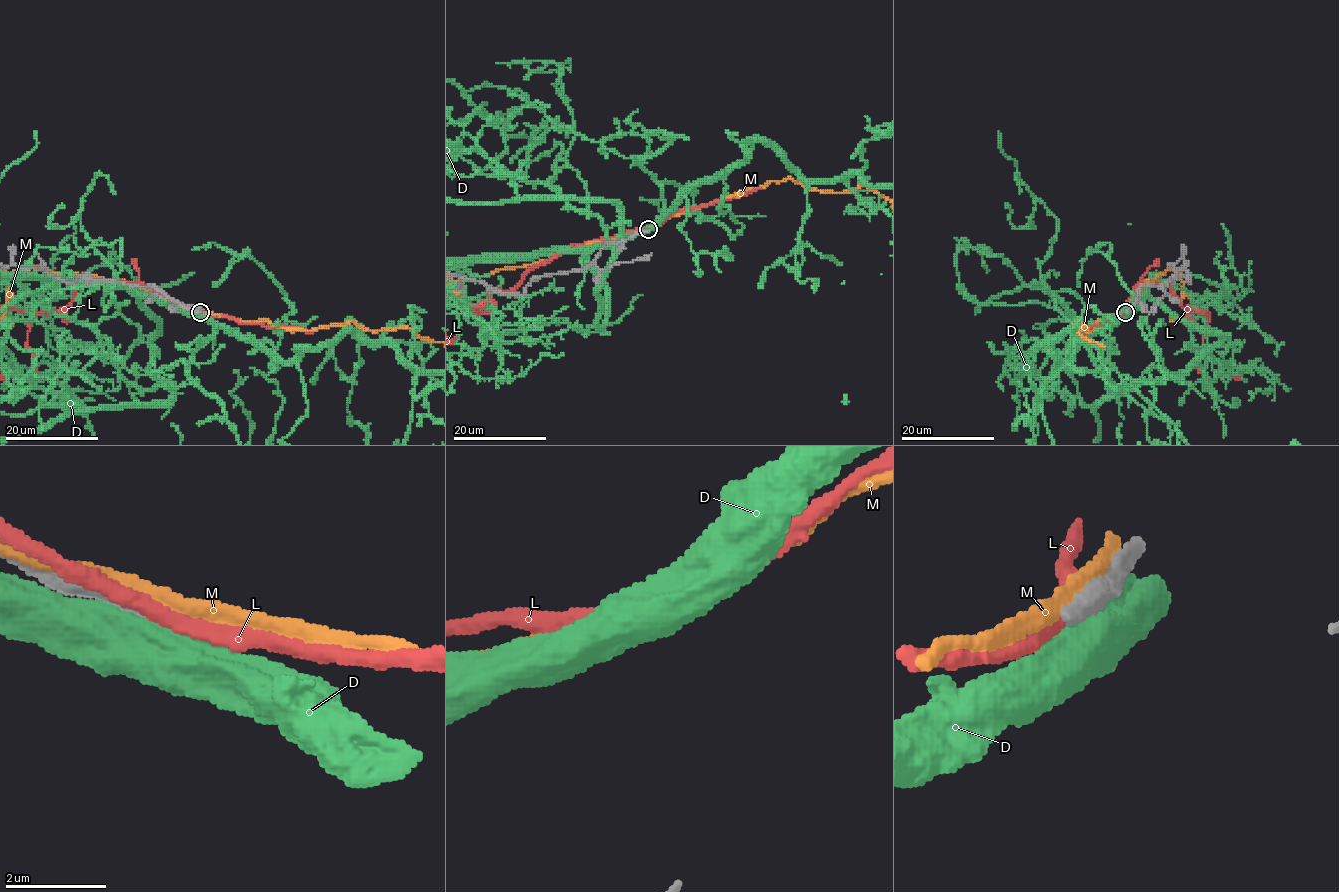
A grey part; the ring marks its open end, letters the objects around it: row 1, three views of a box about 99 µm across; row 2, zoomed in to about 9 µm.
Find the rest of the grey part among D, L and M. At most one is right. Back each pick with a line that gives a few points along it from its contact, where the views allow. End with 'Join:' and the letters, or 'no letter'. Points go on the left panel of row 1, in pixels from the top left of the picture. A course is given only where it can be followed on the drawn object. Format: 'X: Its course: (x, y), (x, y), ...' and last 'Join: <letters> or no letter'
Join: no letter

